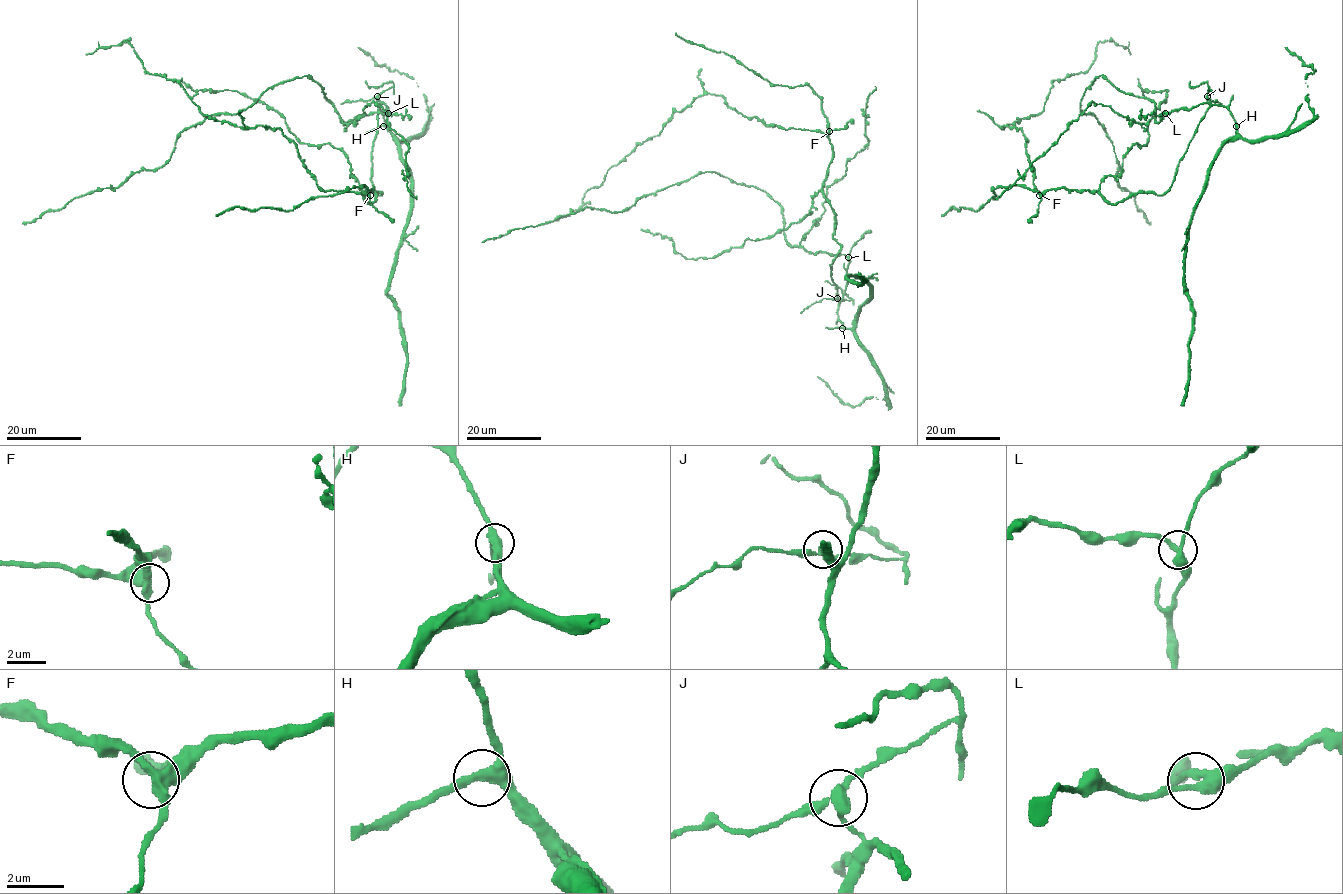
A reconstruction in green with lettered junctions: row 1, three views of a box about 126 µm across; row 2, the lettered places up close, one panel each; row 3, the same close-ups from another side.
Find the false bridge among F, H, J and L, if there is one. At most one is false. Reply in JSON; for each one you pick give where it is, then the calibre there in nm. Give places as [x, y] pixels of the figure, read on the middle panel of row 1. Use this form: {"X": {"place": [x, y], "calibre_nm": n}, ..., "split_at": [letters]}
{"J": {"place": [837, 298], "calibre_nm": 320}, "split_at": ["J"]}

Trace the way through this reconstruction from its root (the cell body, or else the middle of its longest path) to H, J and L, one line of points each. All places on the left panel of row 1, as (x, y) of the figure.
H: (372, 155), (379, 105), (385, 121), (383, 126)
J: (372, 155), (380, 106), (377, 97)
L: (372, 155), (377, 109), (382, 103), (388, 113)

